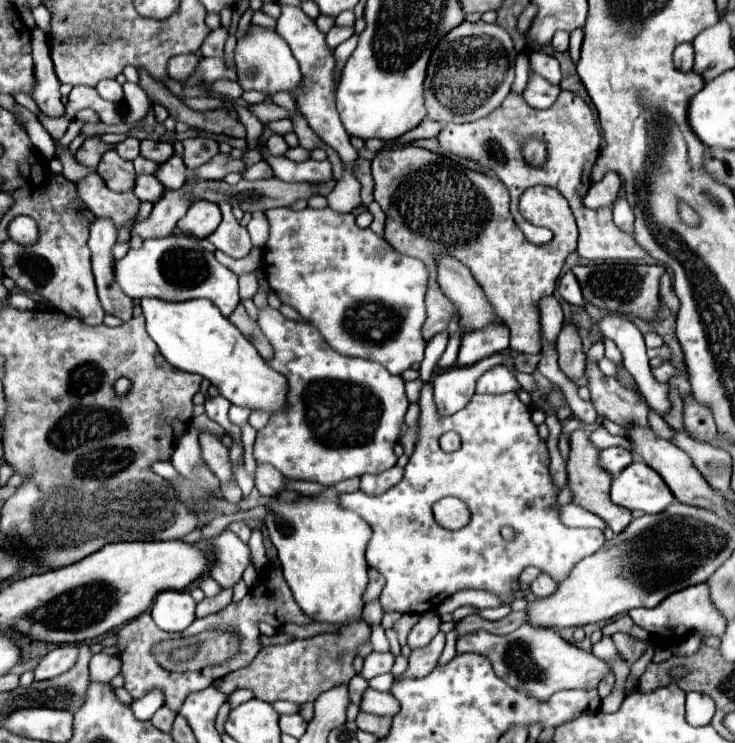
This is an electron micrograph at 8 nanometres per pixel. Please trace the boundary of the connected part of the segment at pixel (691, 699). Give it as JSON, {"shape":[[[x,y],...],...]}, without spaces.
{"shape":[[[701,692],[687,694],[687,722],[691,726],[707,726],[715,714],[715,702]]]}

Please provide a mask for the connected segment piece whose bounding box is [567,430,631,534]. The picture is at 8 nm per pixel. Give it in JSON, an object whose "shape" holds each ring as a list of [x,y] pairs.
{"shape":[[[575,430],[569,436],[569,446],[571,446],[571,452],[569,452],[569,460],[567,460],[567,486],[573,492],[573,504],[597,514],[607,526],[611,526],[611,530],[615,534],[619,534],[631,522],[631,512],[621,506],[615,506],[609,500],[611,476],[605,474],[605,470],[601,470],[601,466],[597,466],[597,448],[589,442],[587,434],[581,430]]]}

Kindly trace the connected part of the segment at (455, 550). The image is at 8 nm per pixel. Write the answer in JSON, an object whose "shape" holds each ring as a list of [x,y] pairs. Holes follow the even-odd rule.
{"shape":[[[433,382],[423,384],[419,396],[419,430],[415,450],[405,466],[403,480],[381,496],[367,496],[363,492],[341,494],[341,506],[357,512],[371,528],[373,540],[367,544],[367,564],[377,568],[385,576],[385,588],[379,596],[383,610],[387,612],[417,612],[435,610],[447,596],[463,588],[479,588],[495,592],[505,604],[511,604],[511,580],[519,576],[525,566],[535,566],[547,572],[553,580],[561,582],[565,574],[577,564],[577,560],[593,554],[605,542],[599,528],[567,528],[559,520],[559,508],[555,506],[557,492],[549,476],[549,452],[545,442],[537,436],[537,426],[531,419],[531,409],[523,404],[515,392],[509,394],[475,394],[469,404],[455,412],[453,416],[437,416],[433,404]],[[447,430],[455,430],[461,436],[461,448],[457,452],[443,452],[439,446],[439,436]],[[457,496],[471,510],[471,522],[451,532],[441,528],[431,512],[431,506],[445,498]],[[511,526],[517,536],[507,542],[501,538],[499,530]]]}

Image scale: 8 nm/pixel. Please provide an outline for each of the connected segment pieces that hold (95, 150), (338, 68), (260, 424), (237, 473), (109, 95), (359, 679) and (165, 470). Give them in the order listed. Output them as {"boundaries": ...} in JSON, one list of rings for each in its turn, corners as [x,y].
{"boundaries":[[[[91,136],[83,142],[83,146],[75,152],[75,160],[81,162],[83,166],[89,166],[89,168],[95,168],[101,160],[101,156],[109,150],[109,148],[115,148],[115,146],[109,146],[105,142],[101,142],[99,136]]],[[[351,36],[349,40],[345,40],[343,44],[339,44],[339,46],[335,48],[335,60],[337,60],[337,64],[335,64],[335,72],[333,72],[335,86],[337,86],[339,78],[341,78],[341,72],[343,72],[345,62],[347,62],[347,58],[351,56],[351,52],[355,50],[355,46],[357,46],[357,36]]],[[[252,410],[251,412],[252,413],[249,416],[248,422],[256,429],[256,431],[259,431],[268,423],[270,414],[259,410]]],[[[243,461],[239,462],[236,466],[234,466],[233,473],[239,487],[242,490],[243,498],[248,497],[248,495],[254,489],[255,485],[253,479],[247,473]]],[[[101,80],[95,88],[97,88],[99,96],[105,100],[113,100],[113,102],[123,100],[123,88],[117,80]]],[[[355,674],[355,676],[349,680],[347,688],[349,688],[349,698],[351,698],[351,702],[359,706],[361,696],[363,696],[363,690],[367,688],[367,680],[365,680],[361,674]]],[[[157,461],[152,467],[152,471],[164,479],[174,480],[179,476],[170,461]]]]}

